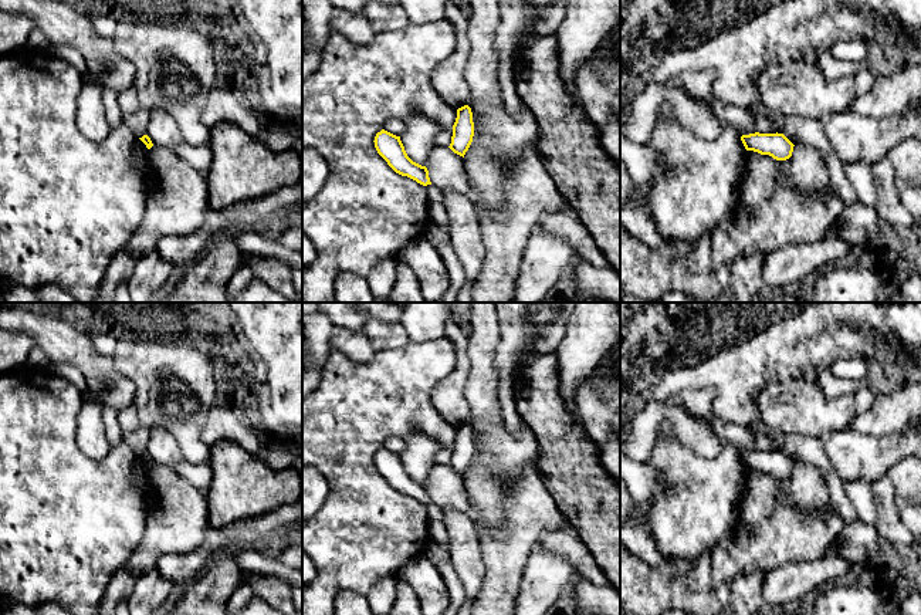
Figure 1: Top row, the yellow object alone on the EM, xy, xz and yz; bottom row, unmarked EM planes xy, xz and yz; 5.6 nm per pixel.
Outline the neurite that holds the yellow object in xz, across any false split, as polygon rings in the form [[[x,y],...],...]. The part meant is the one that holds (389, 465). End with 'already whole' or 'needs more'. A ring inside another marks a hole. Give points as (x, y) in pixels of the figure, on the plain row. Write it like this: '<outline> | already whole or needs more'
[[[382,447],[376,452],[373,460],[377,472],[396,491],[407,494],[423,504],[431,503],[427,486],[407,474],[400,455]]] | already whole

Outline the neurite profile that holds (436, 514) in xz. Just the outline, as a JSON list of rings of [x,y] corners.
[[[434,503],[426,504],[429,521],[430,521],[430,541],[436,541],[440,544],[448,543],[448,534],[444,524],[444,510]]]

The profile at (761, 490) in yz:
[[[746,469],[737,530],[752,535],[773,511],[778,496],[779,481],[776,477]]]

